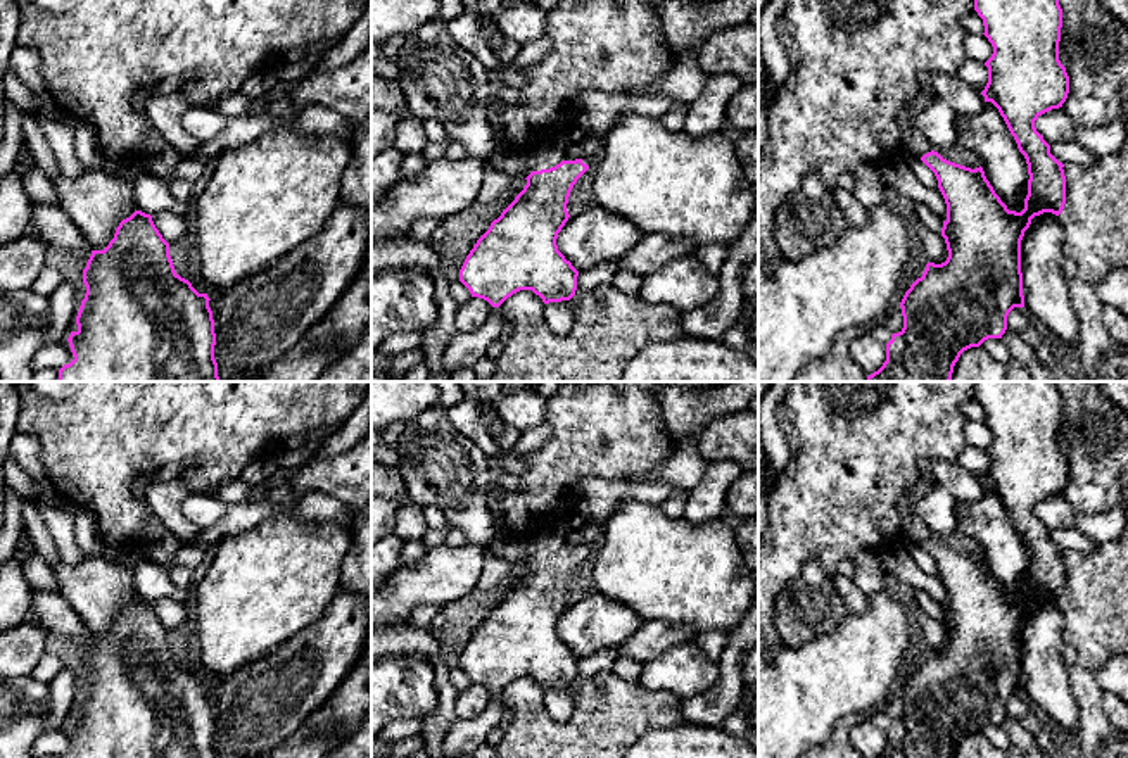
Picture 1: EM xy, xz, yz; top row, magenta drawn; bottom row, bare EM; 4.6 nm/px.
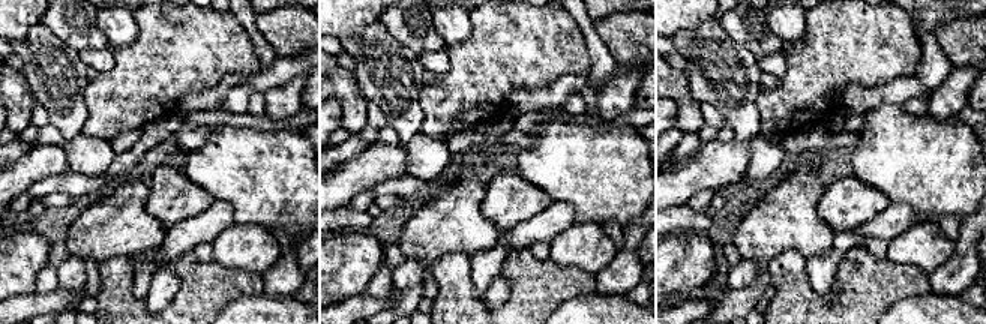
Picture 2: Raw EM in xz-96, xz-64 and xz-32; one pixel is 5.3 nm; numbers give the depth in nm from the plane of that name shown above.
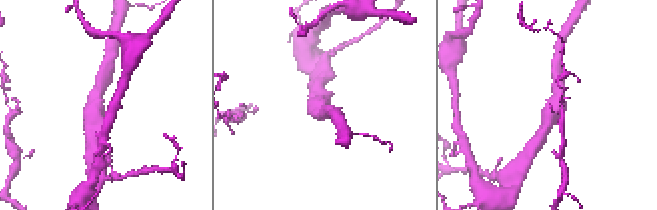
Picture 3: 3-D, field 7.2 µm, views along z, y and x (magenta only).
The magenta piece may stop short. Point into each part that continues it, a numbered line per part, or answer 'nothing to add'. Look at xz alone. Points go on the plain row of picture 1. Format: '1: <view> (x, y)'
1: xz (553, 539)

